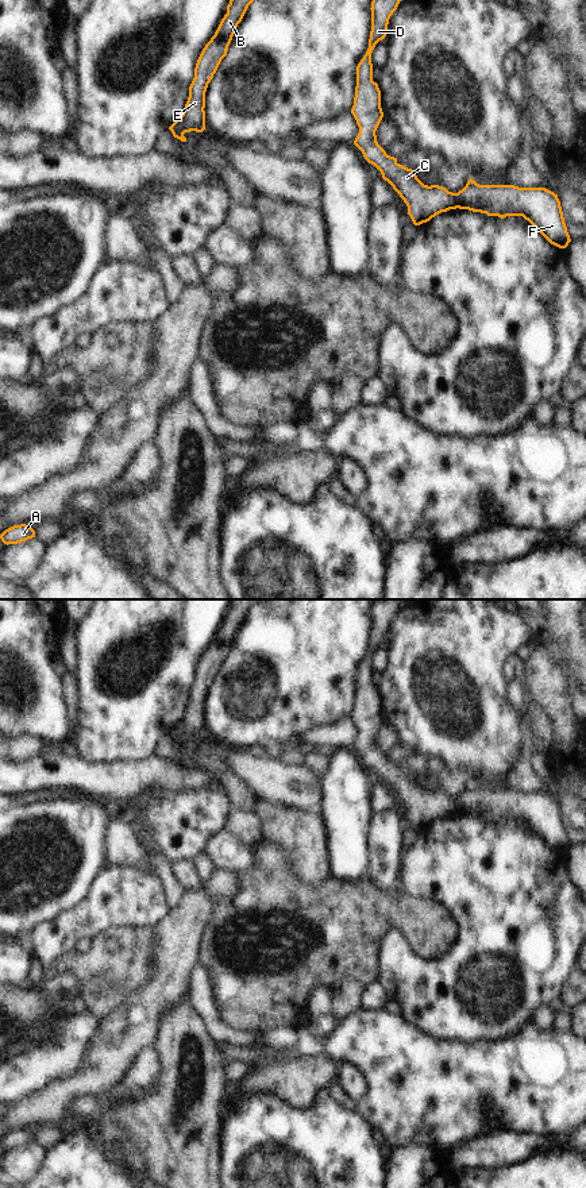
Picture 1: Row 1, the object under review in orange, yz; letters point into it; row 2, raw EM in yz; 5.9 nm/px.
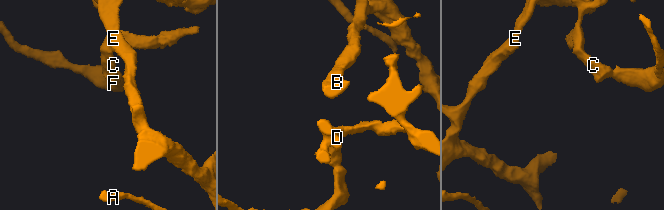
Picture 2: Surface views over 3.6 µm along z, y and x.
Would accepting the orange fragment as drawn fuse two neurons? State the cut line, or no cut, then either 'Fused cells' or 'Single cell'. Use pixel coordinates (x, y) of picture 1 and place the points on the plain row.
Split along yz (455, 798), (455, 809), (458, 812). Fused cells

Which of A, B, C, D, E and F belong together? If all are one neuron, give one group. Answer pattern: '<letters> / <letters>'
A B C D E / F

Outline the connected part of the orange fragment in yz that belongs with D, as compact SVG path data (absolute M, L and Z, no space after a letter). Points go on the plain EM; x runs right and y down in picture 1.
M408 599L374 601L371 606L371 636L369 653L356 671L356 691L351 718L359 732L354 749L365 764L374 770L408 811L408 819L415 830L450 814L456 814L456 798L439 790L424 790L416 776L397 767L378 749L375 736L383 722L381 695L373 686L371 657L375 649L385 644L389 624L401 605Z

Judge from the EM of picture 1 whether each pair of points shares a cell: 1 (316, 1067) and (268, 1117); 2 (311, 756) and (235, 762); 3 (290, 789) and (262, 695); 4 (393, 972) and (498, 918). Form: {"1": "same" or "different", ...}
{"1": "different", "2": "different", "3": "different", "4": "same"}

